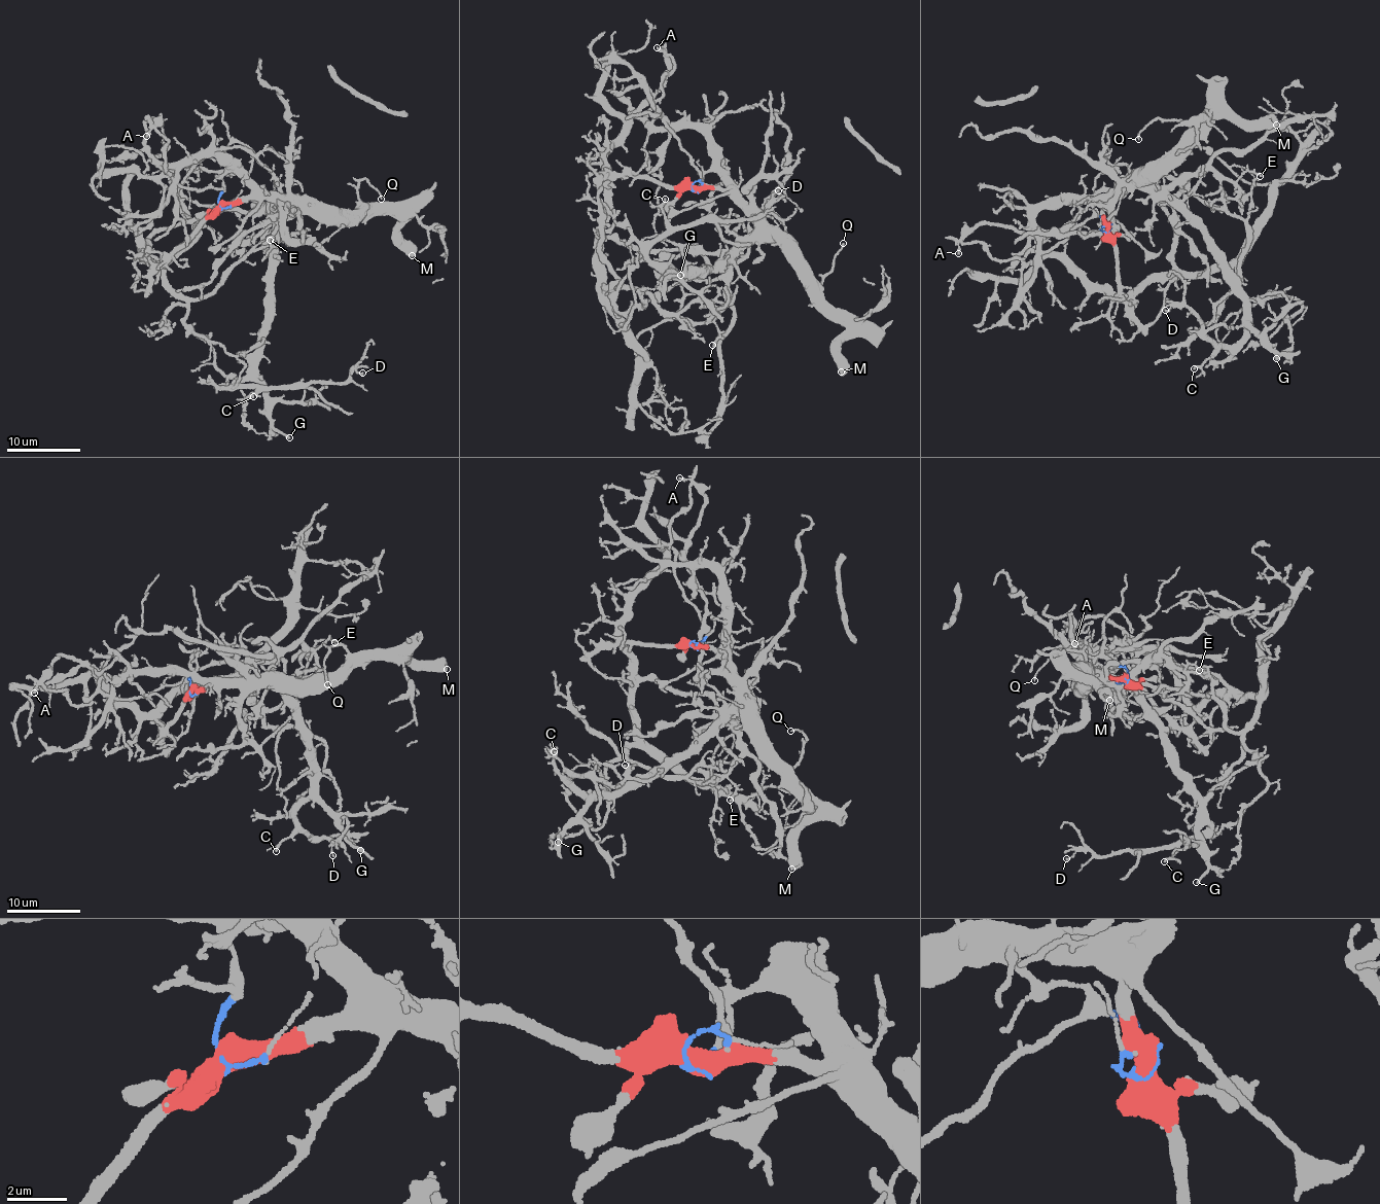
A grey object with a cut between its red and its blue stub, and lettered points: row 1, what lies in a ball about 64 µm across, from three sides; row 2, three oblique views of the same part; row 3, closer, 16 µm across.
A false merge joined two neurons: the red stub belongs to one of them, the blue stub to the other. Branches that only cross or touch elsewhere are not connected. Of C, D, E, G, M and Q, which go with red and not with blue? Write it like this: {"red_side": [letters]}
{"red_side": ["C", "D", "E", "G", "M", "Q"]}

